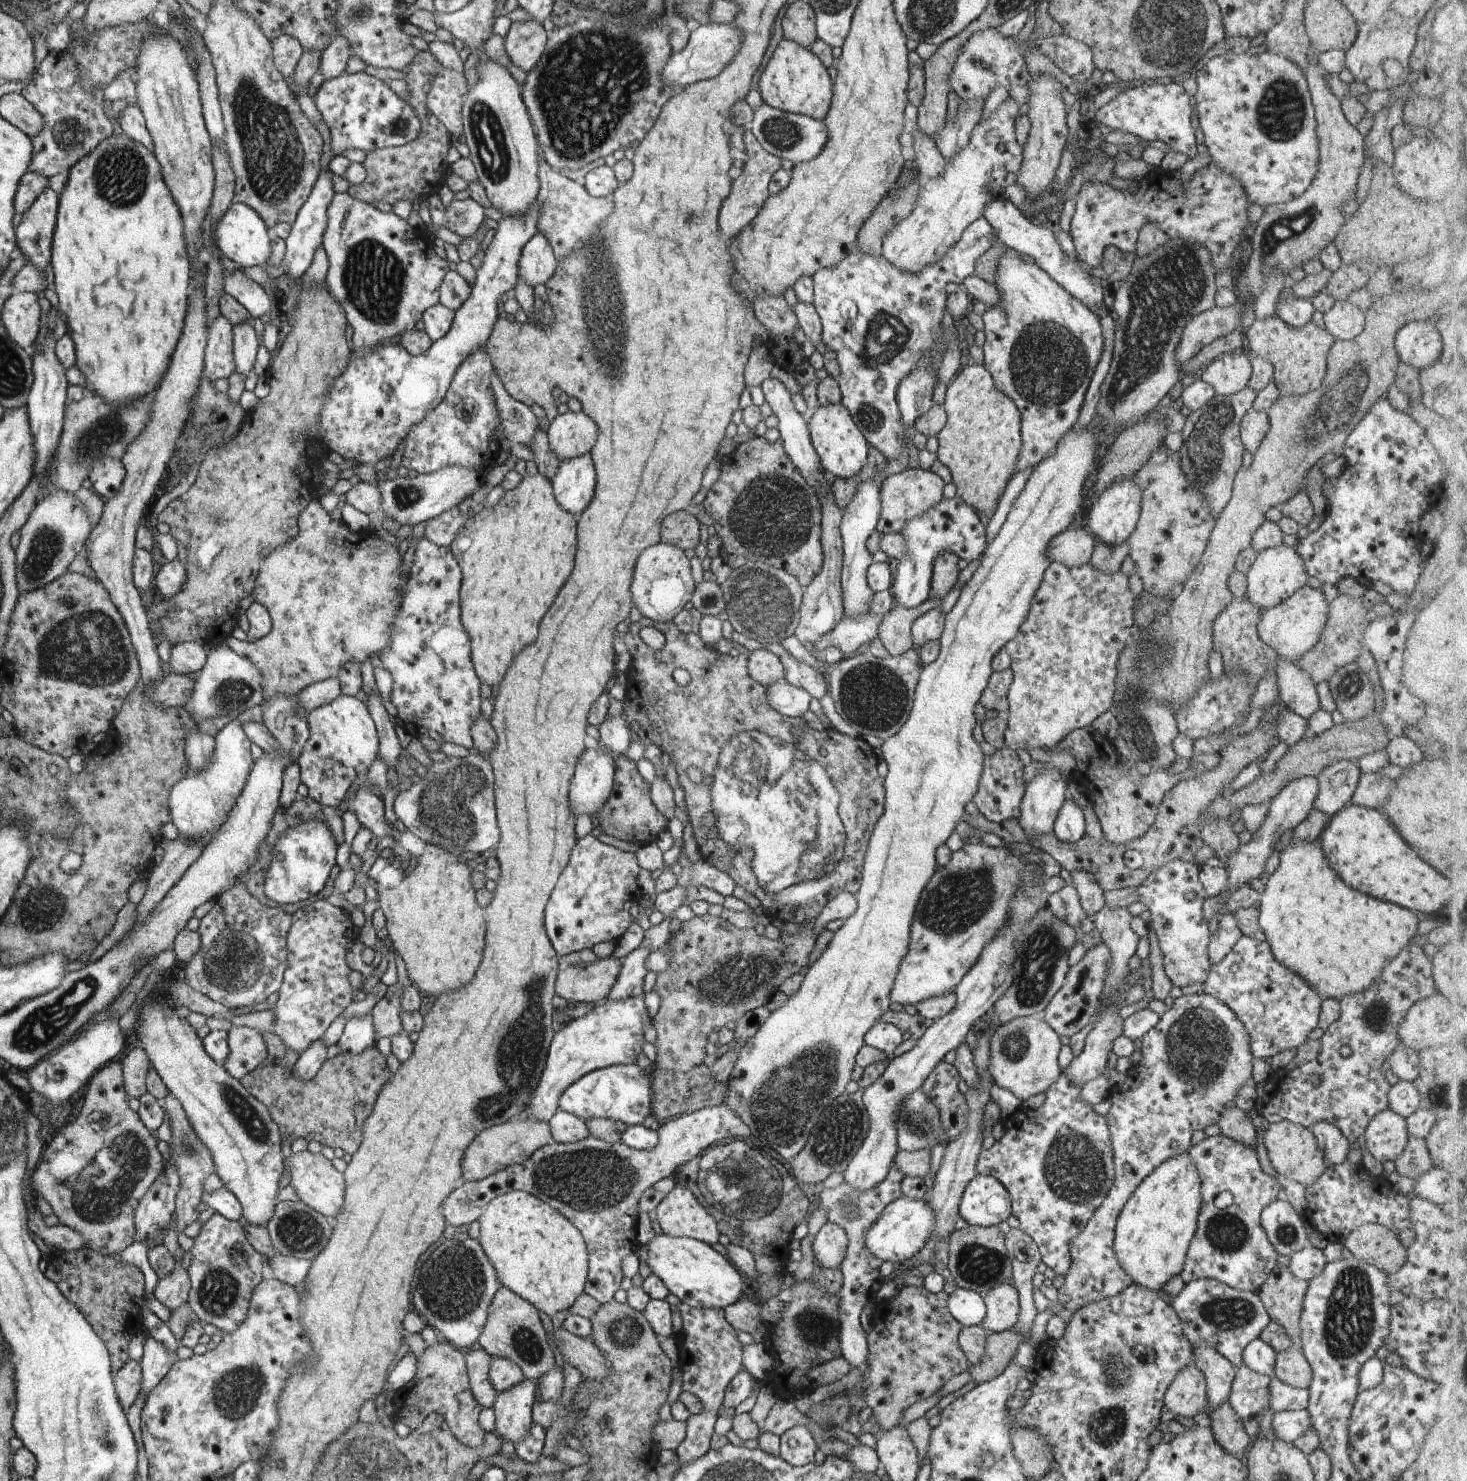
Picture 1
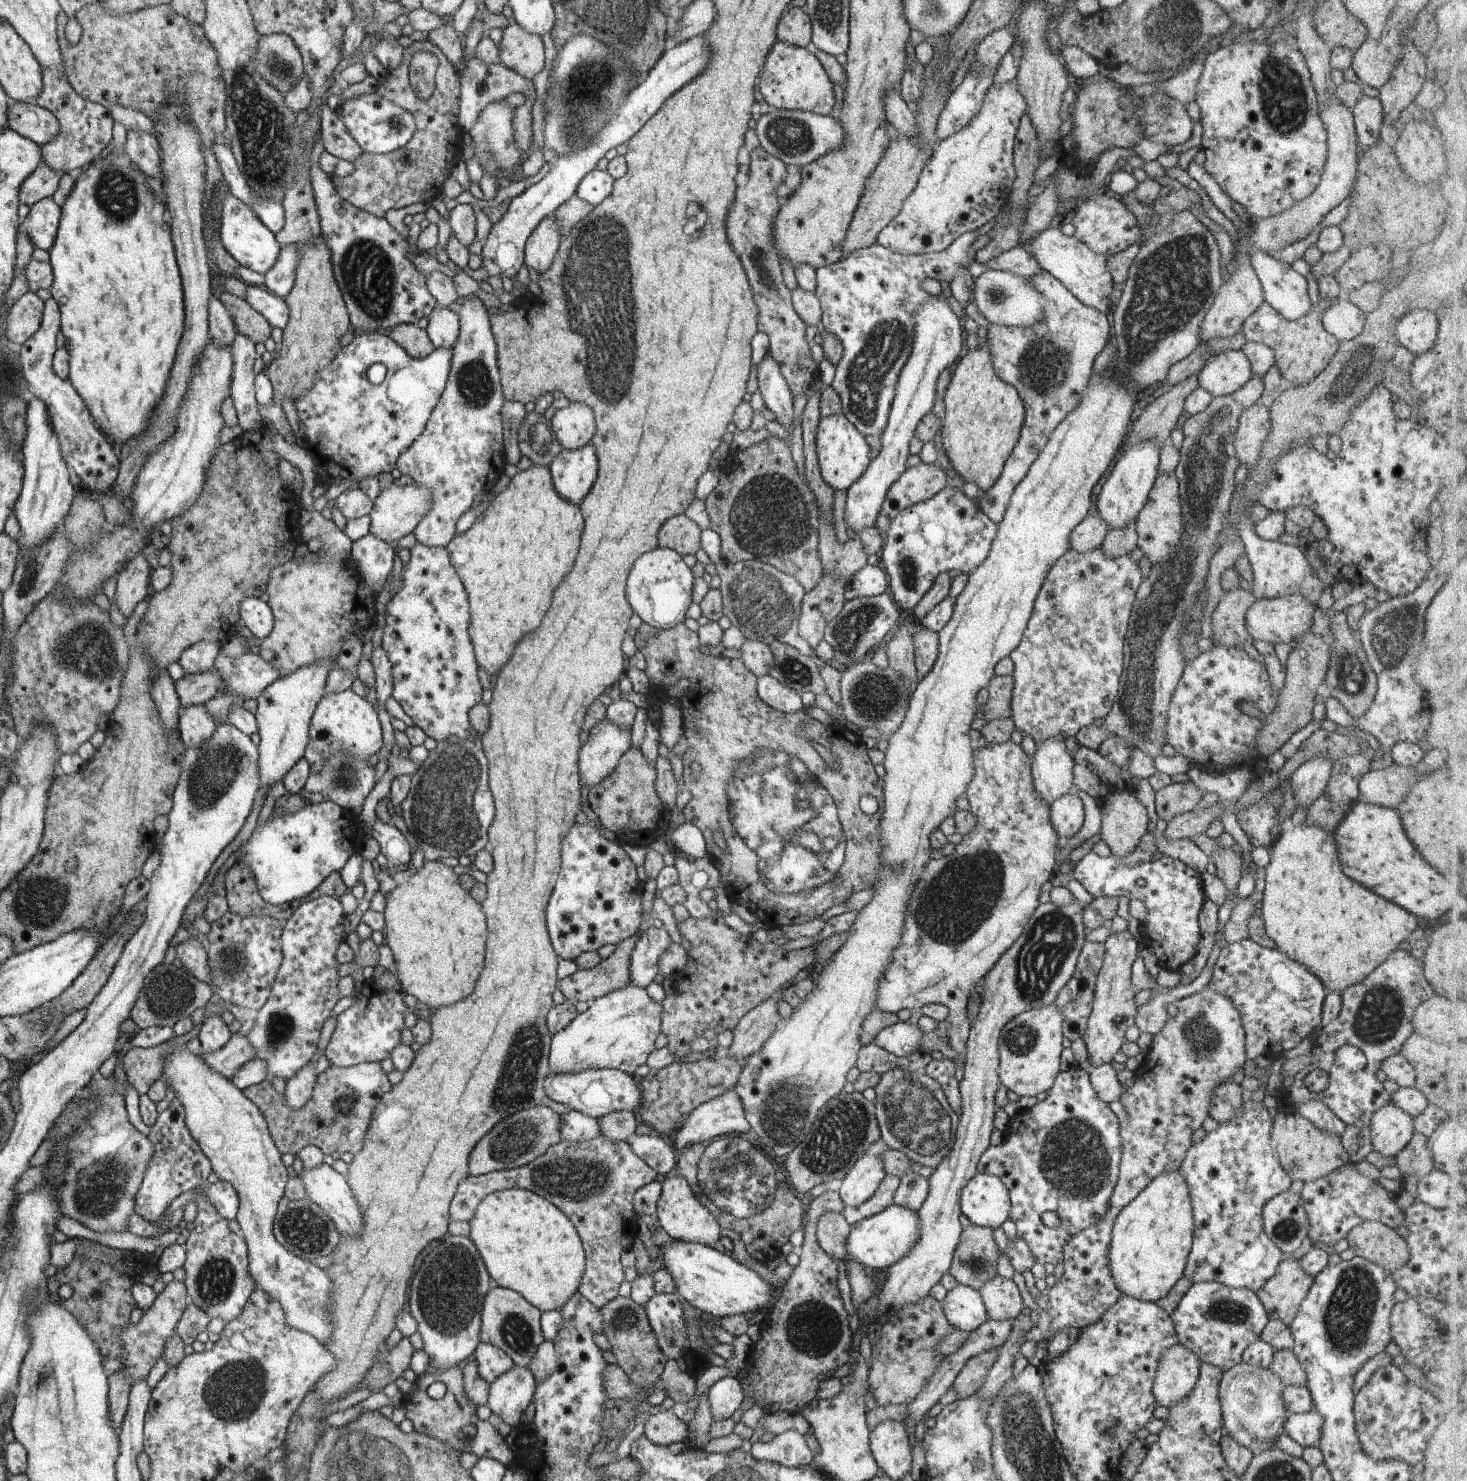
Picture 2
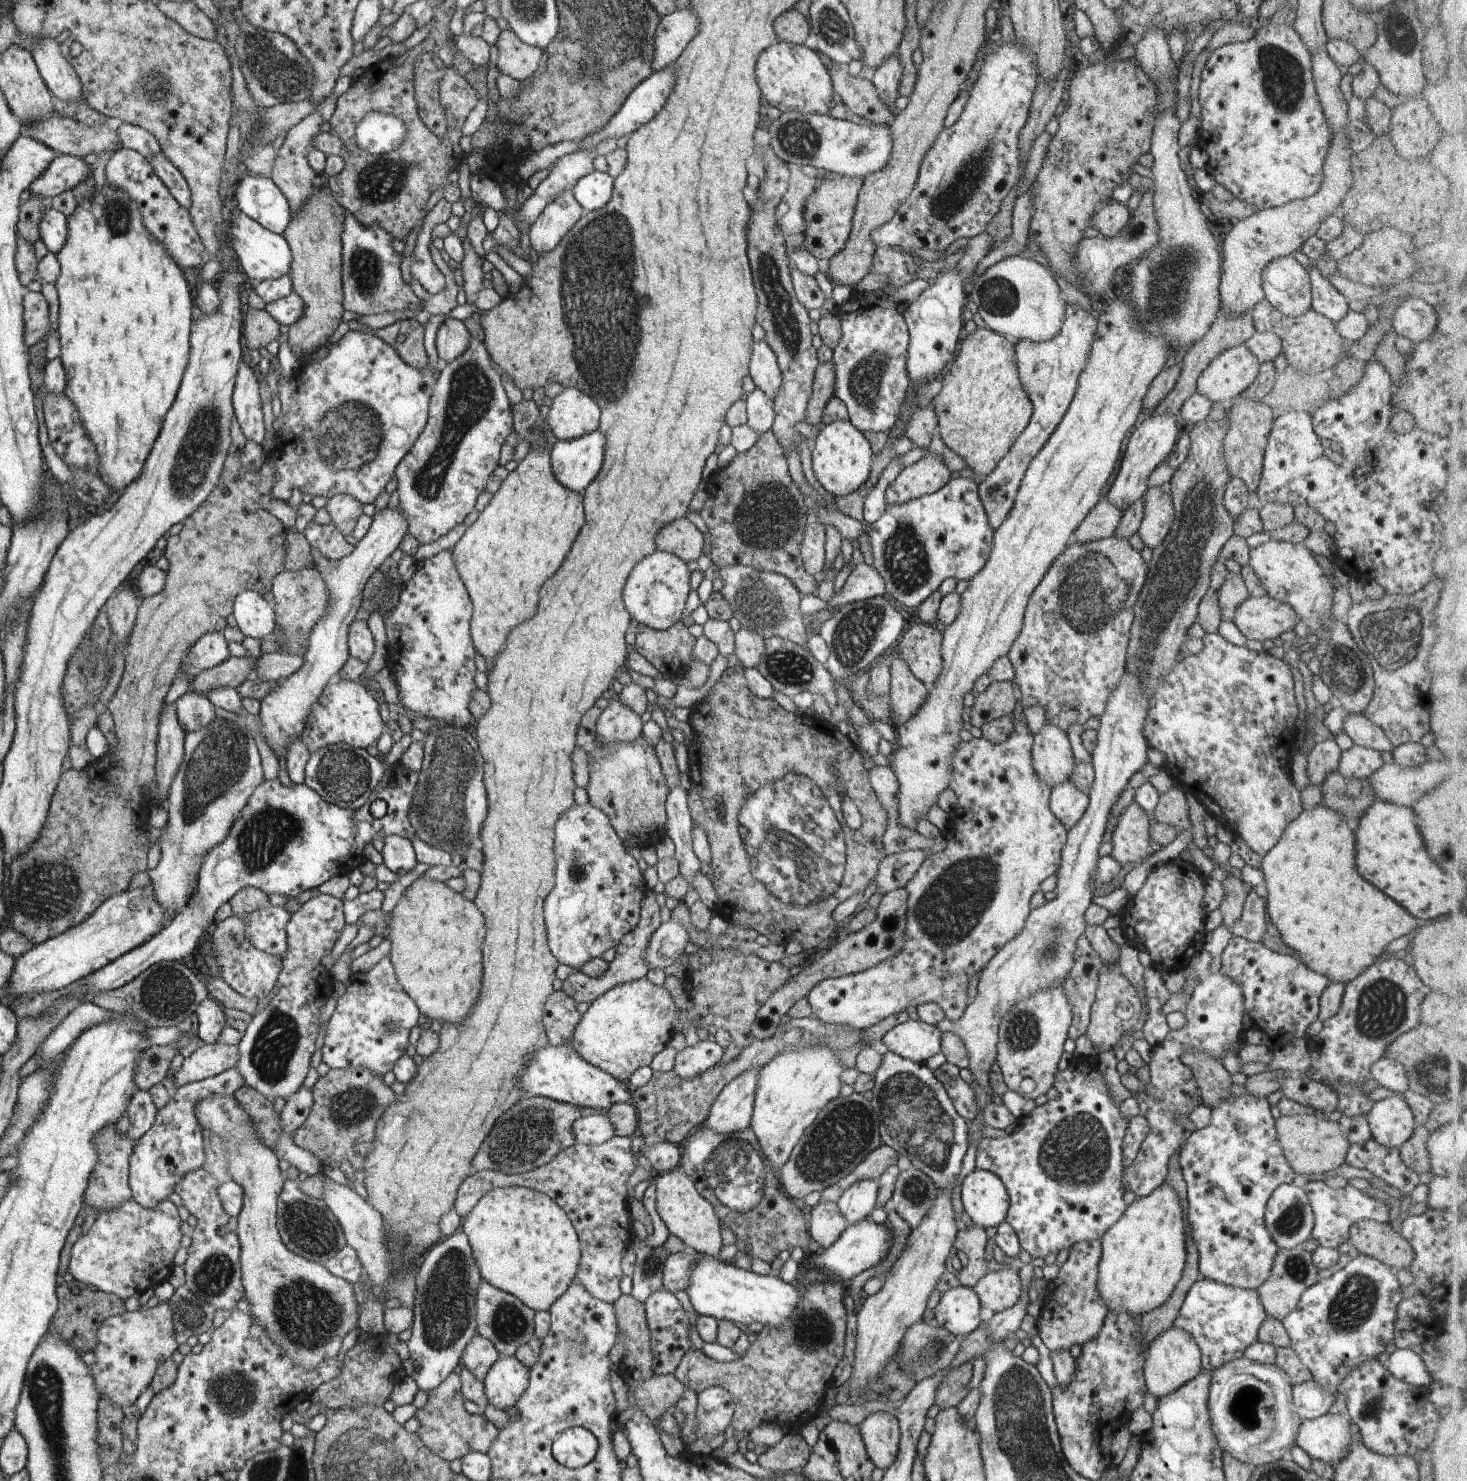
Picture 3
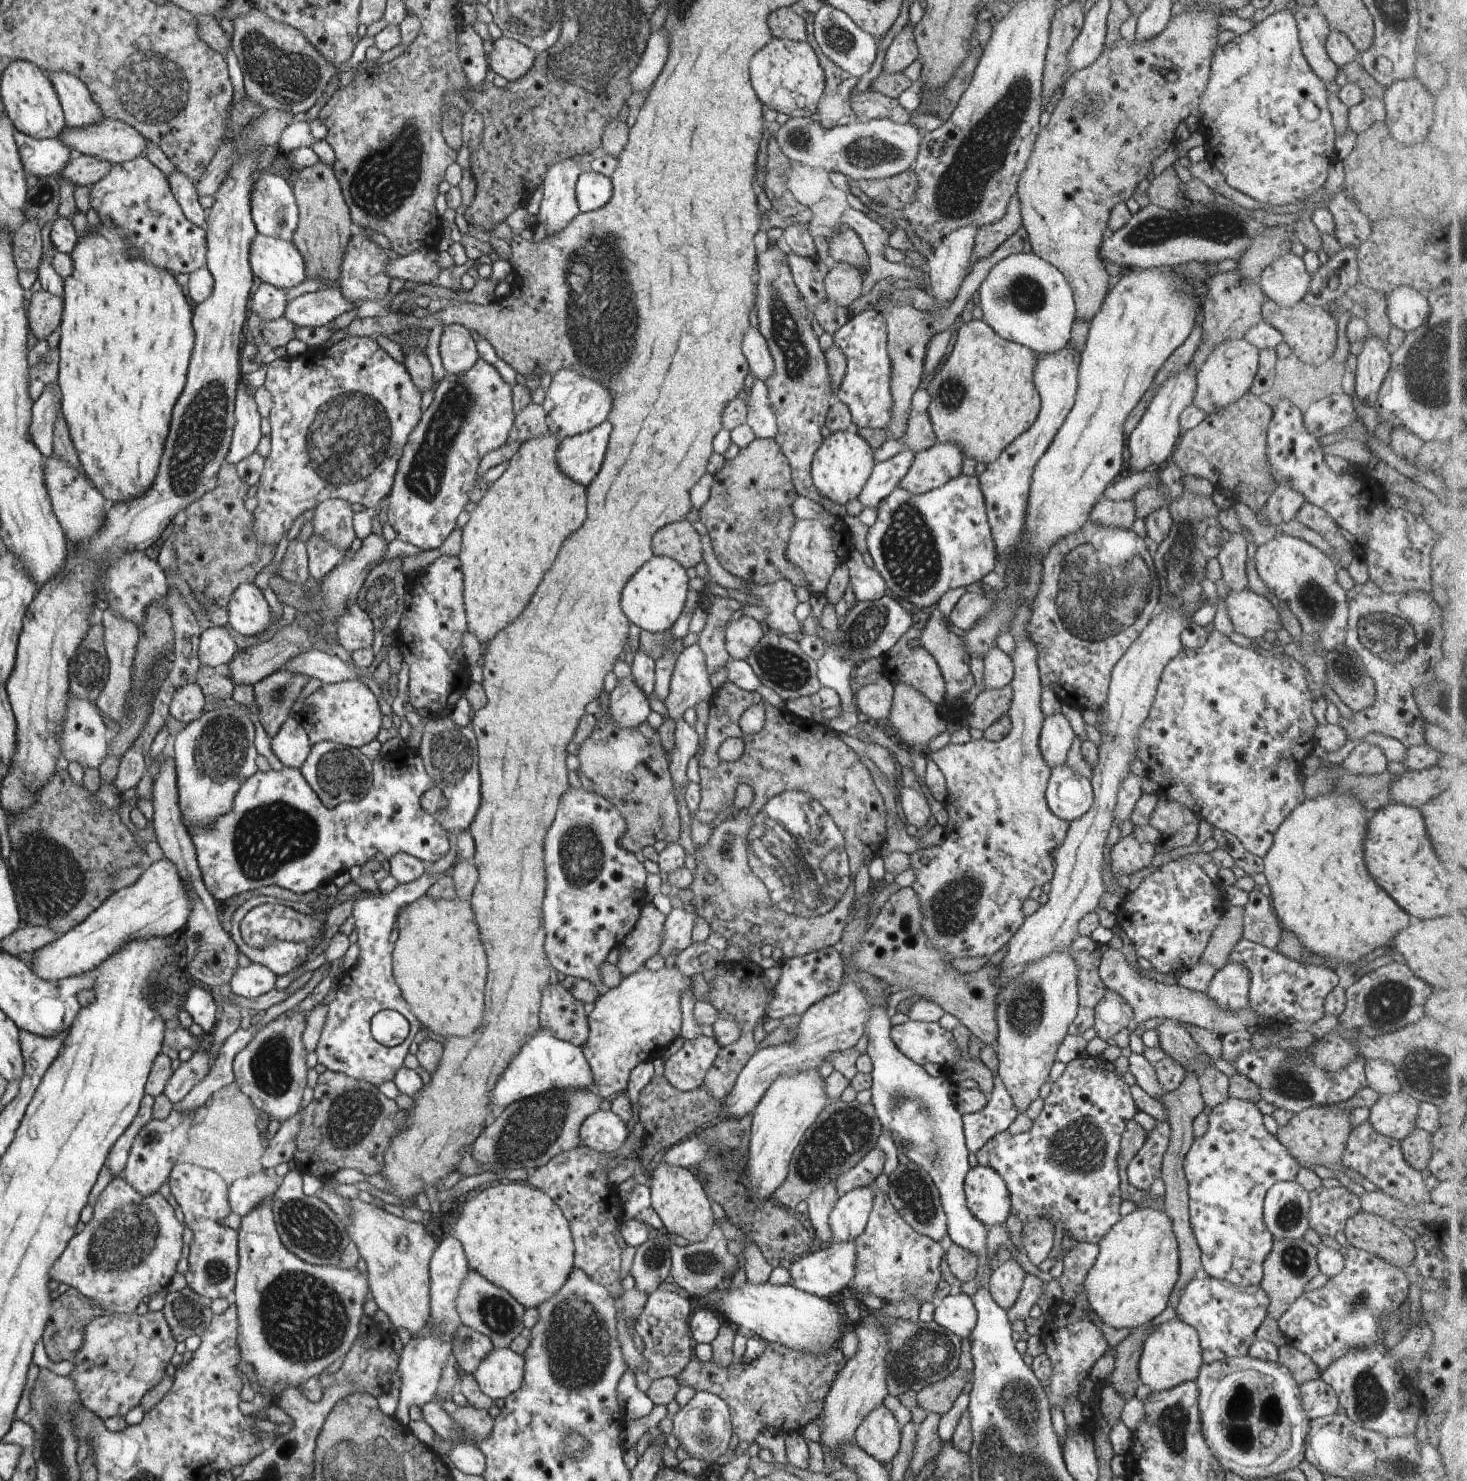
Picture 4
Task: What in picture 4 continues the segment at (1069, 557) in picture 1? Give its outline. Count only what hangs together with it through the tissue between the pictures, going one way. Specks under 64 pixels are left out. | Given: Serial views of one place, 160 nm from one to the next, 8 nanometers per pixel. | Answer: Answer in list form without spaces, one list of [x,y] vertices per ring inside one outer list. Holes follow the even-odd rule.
[[[1100,500],[1089,514],[1089,521],[1105,527],[1130,529],[1136,520],[1133,501]]]

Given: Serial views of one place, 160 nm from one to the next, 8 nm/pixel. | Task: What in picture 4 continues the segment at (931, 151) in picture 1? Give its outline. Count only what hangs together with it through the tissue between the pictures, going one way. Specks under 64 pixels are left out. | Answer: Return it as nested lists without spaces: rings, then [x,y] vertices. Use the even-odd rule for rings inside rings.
[[[909,23],[905,26],[890,44],[886,51],[882,73],[884,75],[895,75],[902,73],[914,60],[920,58],[920,49],[915,43],[914,26]]]

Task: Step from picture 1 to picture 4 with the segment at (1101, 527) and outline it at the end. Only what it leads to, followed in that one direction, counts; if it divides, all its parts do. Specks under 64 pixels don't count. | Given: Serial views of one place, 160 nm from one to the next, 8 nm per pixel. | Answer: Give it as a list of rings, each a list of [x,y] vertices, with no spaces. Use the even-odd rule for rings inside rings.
[[[1190,366],[1174,374],[1160,385],[1144,416],[1136,428],[1132,430],[1127,440],[1128,450],[1130,450],[1131,473],[1156,469],[1162,462],[1170,460],[1182,435],[1181,412],[1193,403],[1196,389],[1196,372]]]

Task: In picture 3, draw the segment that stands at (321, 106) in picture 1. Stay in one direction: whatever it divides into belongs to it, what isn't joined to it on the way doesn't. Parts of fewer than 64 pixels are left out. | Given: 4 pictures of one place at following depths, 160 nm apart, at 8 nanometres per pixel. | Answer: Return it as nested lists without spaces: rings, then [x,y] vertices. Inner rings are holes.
[[[368,111],[355,130],[355,141],[373,155],[391,153],[403,145],[408,126],[398,116],[384,111]]]

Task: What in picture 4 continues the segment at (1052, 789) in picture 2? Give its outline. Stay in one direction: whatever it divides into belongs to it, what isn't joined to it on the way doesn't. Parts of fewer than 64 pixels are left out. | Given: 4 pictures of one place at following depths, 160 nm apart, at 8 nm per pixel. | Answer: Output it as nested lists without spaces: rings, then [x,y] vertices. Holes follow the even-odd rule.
[[[1062,713],[1050,715],[1043,720],[1039,745],[1051,769],[1067,762],[1068,751],[1077,736],[1073,727]]]

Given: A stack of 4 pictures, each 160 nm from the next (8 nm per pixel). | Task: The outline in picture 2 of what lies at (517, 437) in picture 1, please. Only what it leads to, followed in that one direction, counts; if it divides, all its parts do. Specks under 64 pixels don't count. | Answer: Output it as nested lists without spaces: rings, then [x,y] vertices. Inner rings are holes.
[[[504,401],[504,408],[501,408],[503,445],[505,446],[506,462],[510,464],[518,464],[522,456],[518,433],[527,414],[526,408],[520,401]]]

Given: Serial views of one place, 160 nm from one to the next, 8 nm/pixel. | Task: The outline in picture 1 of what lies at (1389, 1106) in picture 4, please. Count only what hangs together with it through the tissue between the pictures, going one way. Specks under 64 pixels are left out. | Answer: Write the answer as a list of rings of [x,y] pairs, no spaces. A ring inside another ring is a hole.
[[[1389,1108],[1368,1123],[1365,1137],[1370,1154],[1383,1164],[1400,1156],[1410,1136],[1406,1119]]]

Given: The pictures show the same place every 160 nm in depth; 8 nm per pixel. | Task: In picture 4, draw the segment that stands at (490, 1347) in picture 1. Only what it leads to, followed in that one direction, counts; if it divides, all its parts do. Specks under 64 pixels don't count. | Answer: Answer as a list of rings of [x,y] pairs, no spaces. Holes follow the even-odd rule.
[[[472,1269],[460,1288],[458,1311],[463,1324],[488,1335],[494,1348],[509,1347],[514,1338],[524,1330],[525,1309],[507,1290],[488,1282],[487,1278]]]

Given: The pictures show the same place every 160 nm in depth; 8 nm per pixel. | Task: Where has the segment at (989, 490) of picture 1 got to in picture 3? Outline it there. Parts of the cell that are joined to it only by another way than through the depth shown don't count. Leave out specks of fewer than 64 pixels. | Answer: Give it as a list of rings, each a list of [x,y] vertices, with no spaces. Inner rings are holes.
[[[978,328],[972,335],[963,336],[955,361],[942,374],[942,388],[931,400],[943,442],[961,456],[976,474],[986,477],[1008,454],[1014,441],[1028,426],[1033,413],[1030,399],[1020,382],[1014,347],[1015,344],[988,328]]]

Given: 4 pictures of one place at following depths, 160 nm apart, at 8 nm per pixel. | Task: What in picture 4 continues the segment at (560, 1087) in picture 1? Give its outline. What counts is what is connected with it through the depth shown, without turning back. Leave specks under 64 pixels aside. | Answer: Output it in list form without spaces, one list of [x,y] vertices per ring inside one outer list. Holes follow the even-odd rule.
[[[644,966],[638,972],[624,977],[618,986],[606,989],[595,1001],[593,1011],[587,1016],[587,1021],[590,1023],[590,1037],[583,1048],[593,1070],[596,1094],[602,1099],[609,1101],[613,1096],[626,1093],[631,1070],[643,1060],[651,1060],[655,1055],[662,1054],[676,1038],[681,1036],[679,1000],[688,988],[692,988],[692,978],[684,976],[676,966],[670,970],[664,966],[656,972]]]

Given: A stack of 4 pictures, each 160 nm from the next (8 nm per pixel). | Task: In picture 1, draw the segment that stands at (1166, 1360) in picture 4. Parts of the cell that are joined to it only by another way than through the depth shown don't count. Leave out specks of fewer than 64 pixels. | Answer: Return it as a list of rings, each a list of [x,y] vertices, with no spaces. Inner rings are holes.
[[[1194,1358],[1176,1375],[1165,1392],[1163,1402],[1175,1418],[1194,1418],[1196,1414],[1209,1410],[1207,1382]]]

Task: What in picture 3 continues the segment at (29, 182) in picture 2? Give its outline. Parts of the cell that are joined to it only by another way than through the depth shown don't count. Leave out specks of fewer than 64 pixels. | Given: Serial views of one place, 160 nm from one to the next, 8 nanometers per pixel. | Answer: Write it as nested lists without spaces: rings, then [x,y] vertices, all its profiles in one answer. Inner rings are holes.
[[[58,155],[55,160],[51,162],[51,165],[48,166],[46,172],[42,176],[38,177],[34,182],[31,182],[31,196],[40,197],[46,201],[50,201],[54,196],[66,192],[66,190],[74,190],[75,186],[80,184],[87,176],[88,172],[91,172],[88,169],[88,165],[84,161],[84,158],[75,157],[74,155]]]

